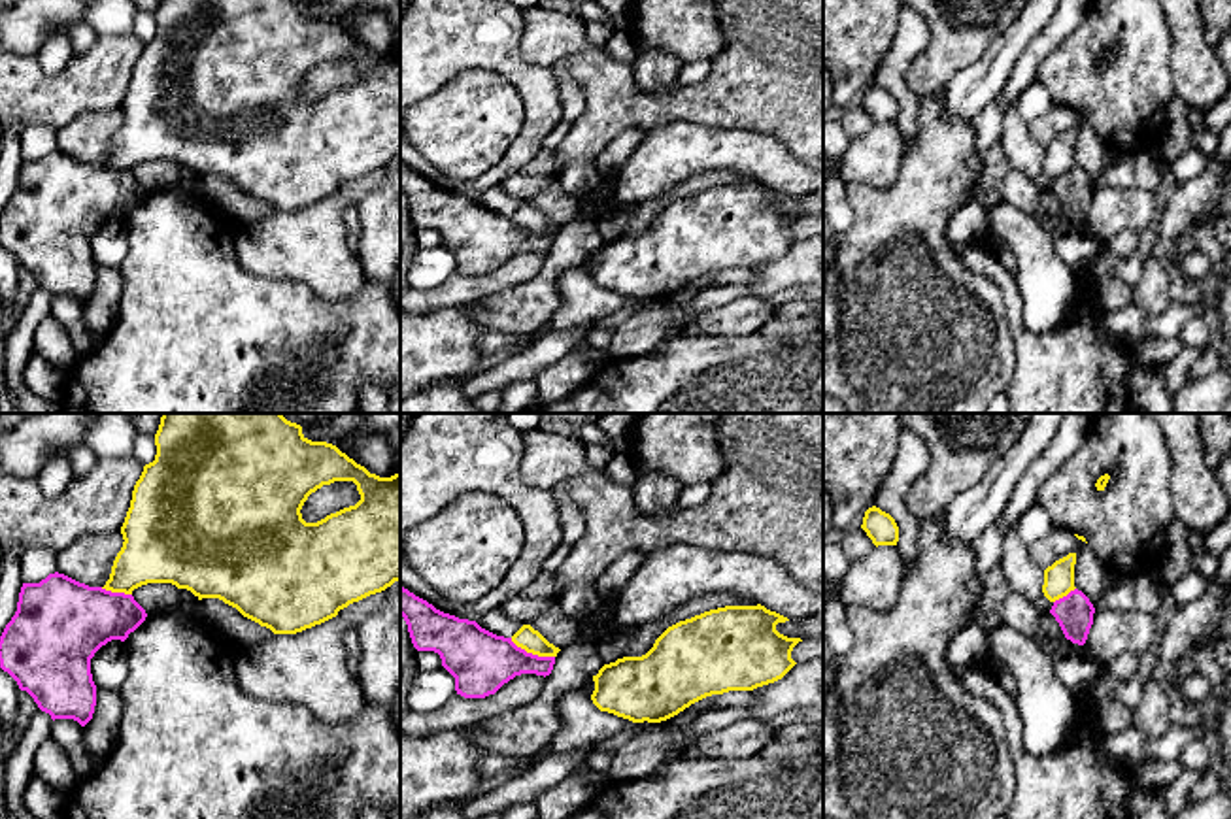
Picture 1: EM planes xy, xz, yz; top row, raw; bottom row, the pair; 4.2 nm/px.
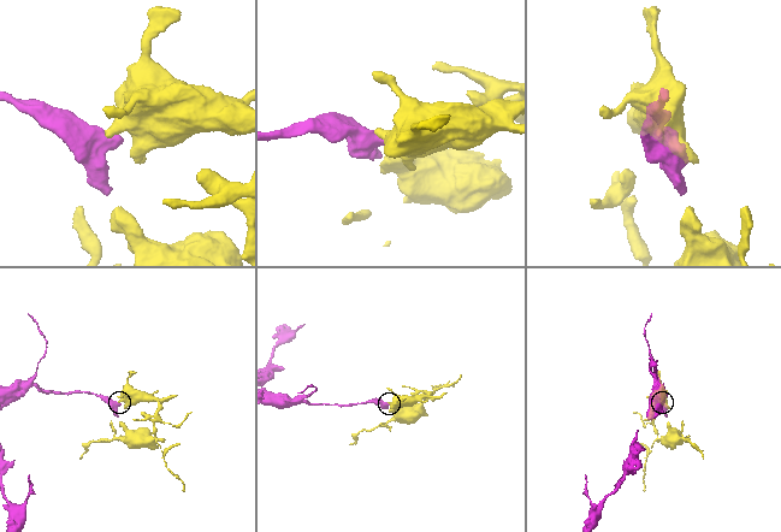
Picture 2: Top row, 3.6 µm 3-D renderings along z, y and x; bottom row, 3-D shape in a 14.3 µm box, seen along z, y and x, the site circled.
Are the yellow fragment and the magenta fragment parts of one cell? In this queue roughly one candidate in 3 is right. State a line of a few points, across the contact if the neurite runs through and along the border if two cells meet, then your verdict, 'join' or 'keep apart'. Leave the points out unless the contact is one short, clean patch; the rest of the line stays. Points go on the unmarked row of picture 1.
line xz (510, 216), (527, 229), (554, 234); keep apart

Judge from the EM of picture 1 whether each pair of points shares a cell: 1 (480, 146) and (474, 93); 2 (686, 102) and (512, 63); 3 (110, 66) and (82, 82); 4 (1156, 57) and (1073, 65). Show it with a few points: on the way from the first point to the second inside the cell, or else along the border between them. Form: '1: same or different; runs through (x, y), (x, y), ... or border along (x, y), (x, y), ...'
1: same; runs through (474, 133), (474, 106)
2: different; border along (525, 29), (520, 53), (531, 63), (550, 66)
3: same; runs through (102, 74), (89, 82)
4: same; runs through (1135, 70), (1129, 76), (1094, 76)

